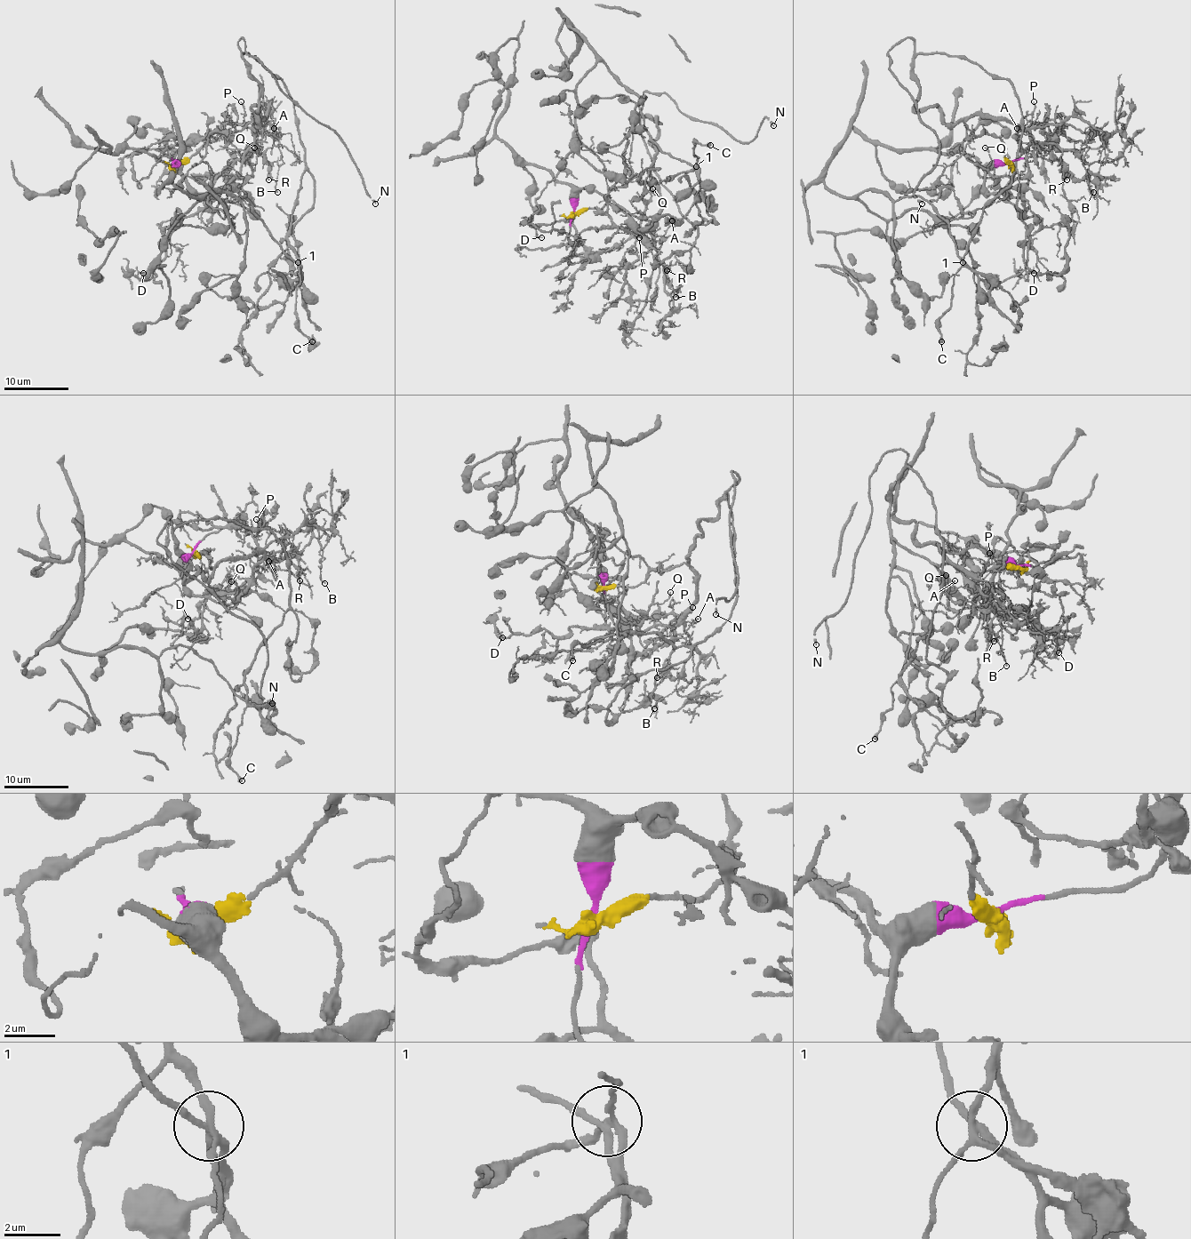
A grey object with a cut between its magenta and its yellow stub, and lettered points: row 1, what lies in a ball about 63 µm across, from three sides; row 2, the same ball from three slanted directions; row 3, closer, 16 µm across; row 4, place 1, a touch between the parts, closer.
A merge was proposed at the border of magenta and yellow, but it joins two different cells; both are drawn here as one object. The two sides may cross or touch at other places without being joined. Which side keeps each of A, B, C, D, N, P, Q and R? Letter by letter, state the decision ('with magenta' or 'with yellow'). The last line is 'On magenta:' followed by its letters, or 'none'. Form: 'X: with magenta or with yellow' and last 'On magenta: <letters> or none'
A: with yellow
B: with yellow
C: with yellow
D: with yellow
N: with yellow
P: with yellow
Q: with yellow
R: with yellow
On magenta: none

